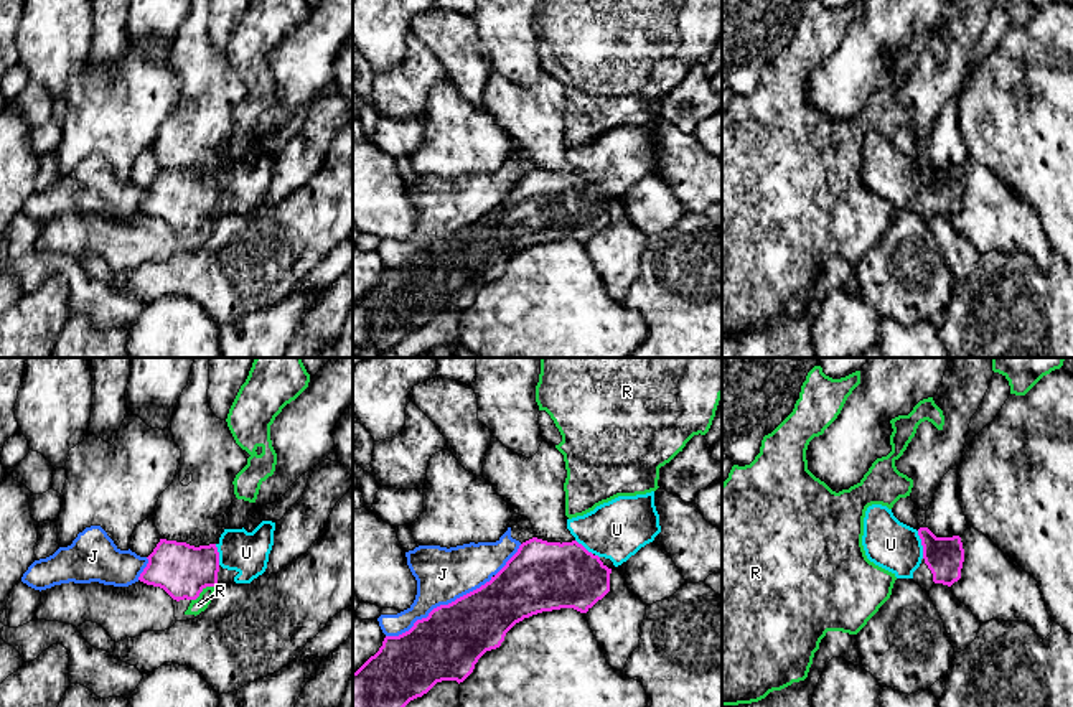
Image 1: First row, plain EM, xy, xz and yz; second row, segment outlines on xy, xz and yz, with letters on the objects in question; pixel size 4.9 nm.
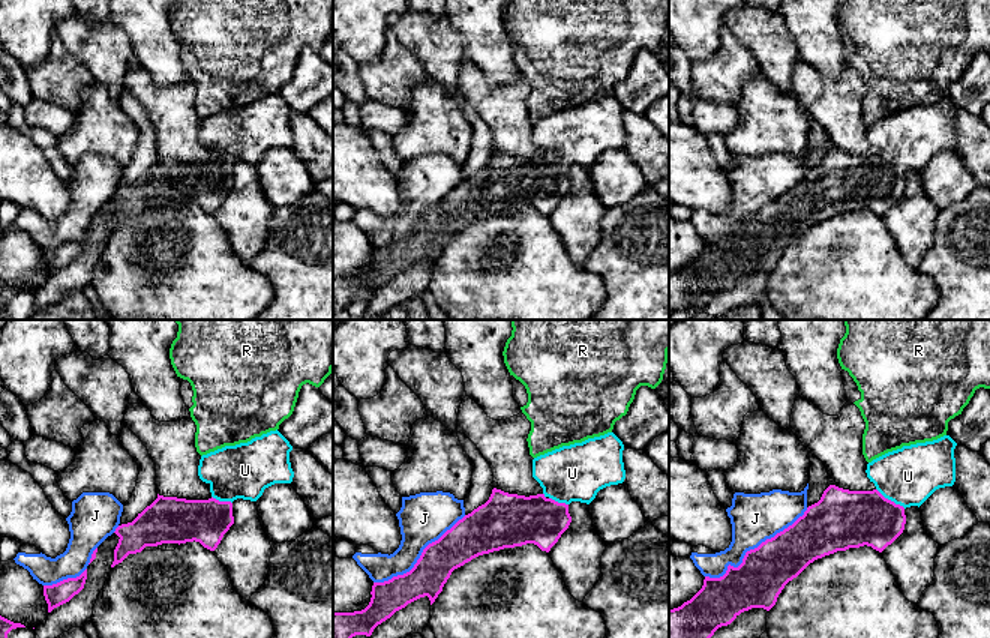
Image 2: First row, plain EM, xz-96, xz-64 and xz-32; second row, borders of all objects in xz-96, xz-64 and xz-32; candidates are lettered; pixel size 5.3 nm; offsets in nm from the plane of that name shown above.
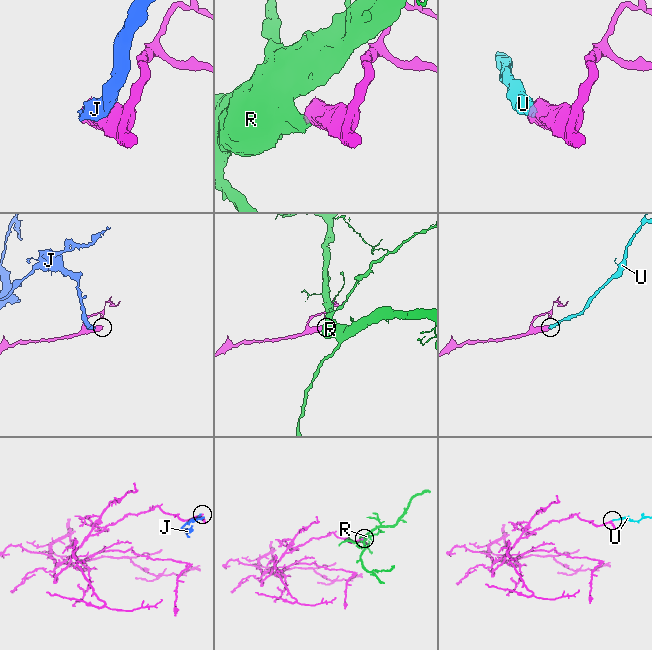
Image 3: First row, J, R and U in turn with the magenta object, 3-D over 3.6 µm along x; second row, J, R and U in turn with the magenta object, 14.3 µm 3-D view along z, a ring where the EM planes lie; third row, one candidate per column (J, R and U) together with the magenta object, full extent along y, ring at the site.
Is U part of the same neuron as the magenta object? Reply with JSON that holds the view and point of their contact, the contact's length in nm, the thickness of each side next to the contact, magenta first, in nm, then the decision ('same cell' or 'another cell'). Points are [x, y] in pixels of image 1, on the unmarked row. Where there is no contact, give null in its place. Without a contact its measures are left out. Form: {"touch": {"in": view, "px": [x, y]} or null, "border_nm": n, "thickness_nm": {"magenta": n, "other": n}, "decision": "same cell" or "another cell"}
{"touch": {"in": "yz", "px": [922, 175]}, "border_nm": 140, "thickness_nm": {"magenta": 190, "other": 240}, "decision": "same cell"}

